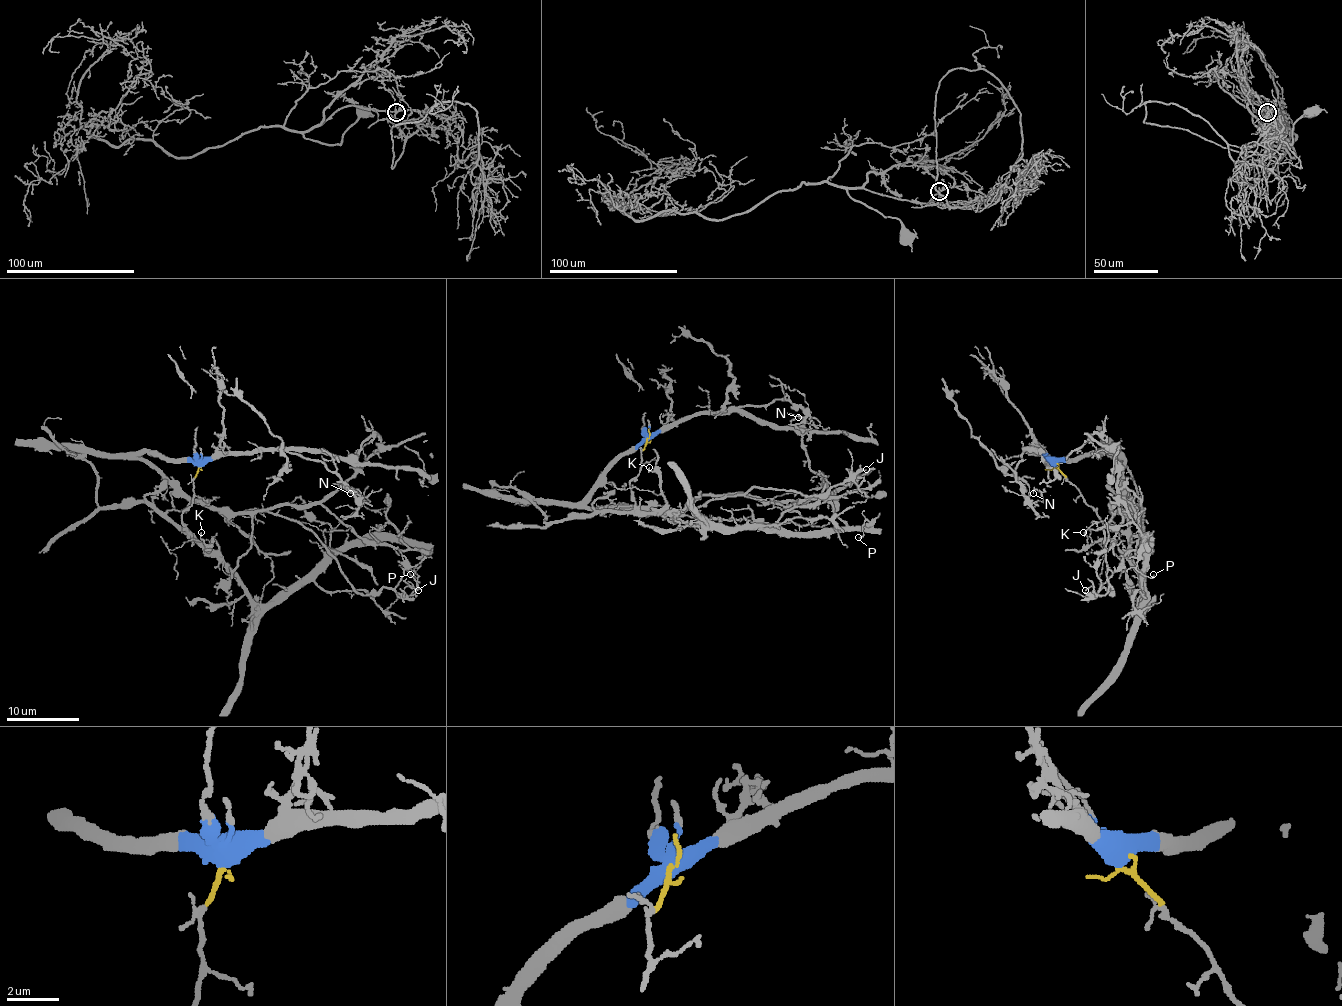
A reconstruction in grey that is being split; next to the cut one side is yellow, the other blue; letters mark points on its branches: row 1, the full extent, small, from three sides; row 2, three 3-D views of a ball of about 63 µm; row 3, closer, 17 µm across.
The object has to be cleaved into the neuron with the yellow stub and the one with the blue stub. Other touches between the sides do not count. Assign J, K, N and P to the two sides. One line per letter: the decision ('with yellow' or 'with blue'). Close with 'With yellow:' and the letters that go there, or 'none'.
J: with blue
K: with yellow
N: with blue
P: with yellow
With yellow: K, P

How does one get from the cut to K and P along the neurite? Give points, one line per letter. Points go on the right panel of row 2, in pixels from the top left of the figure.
K: (1053, 467), (1105, 524), (1112, 524), (1127, 536), (1128, 547), (1123, 551), (1106, 538), (1086, 544), (1083, 533)
P: (1053, 467), (1105, 524), (1128, 540), (1143, 604), (1147, 540), (1136, 568), (1154, 575)

